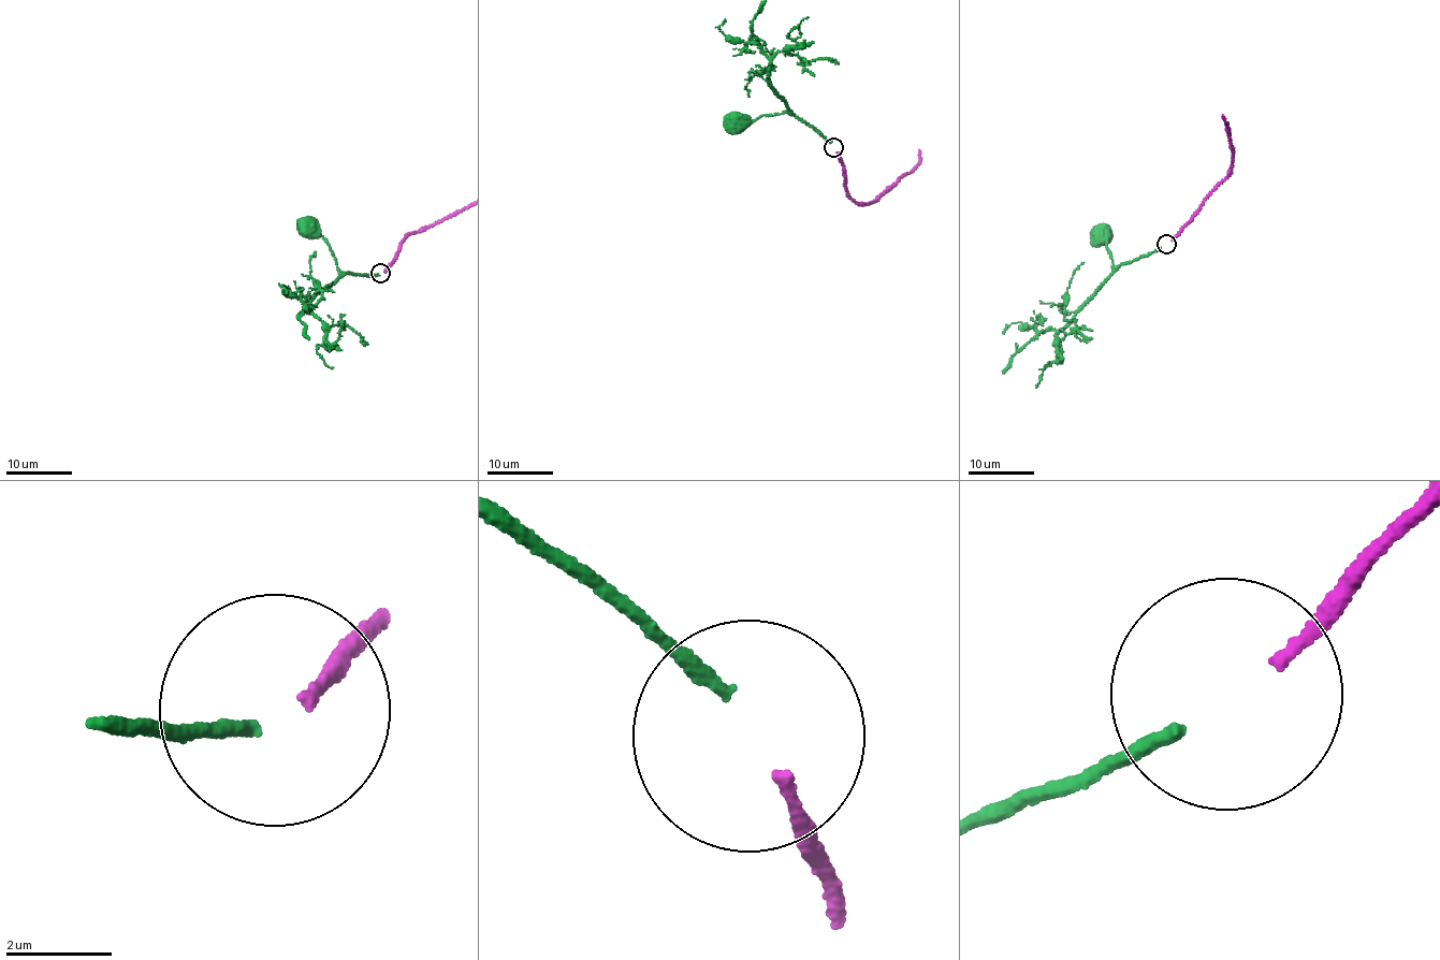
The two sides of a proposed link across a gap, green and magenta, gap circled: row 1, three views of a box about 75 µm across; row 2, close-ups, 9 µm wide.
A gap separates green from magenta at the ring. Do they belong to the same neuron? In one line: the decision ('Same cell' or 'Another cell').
Same cell

